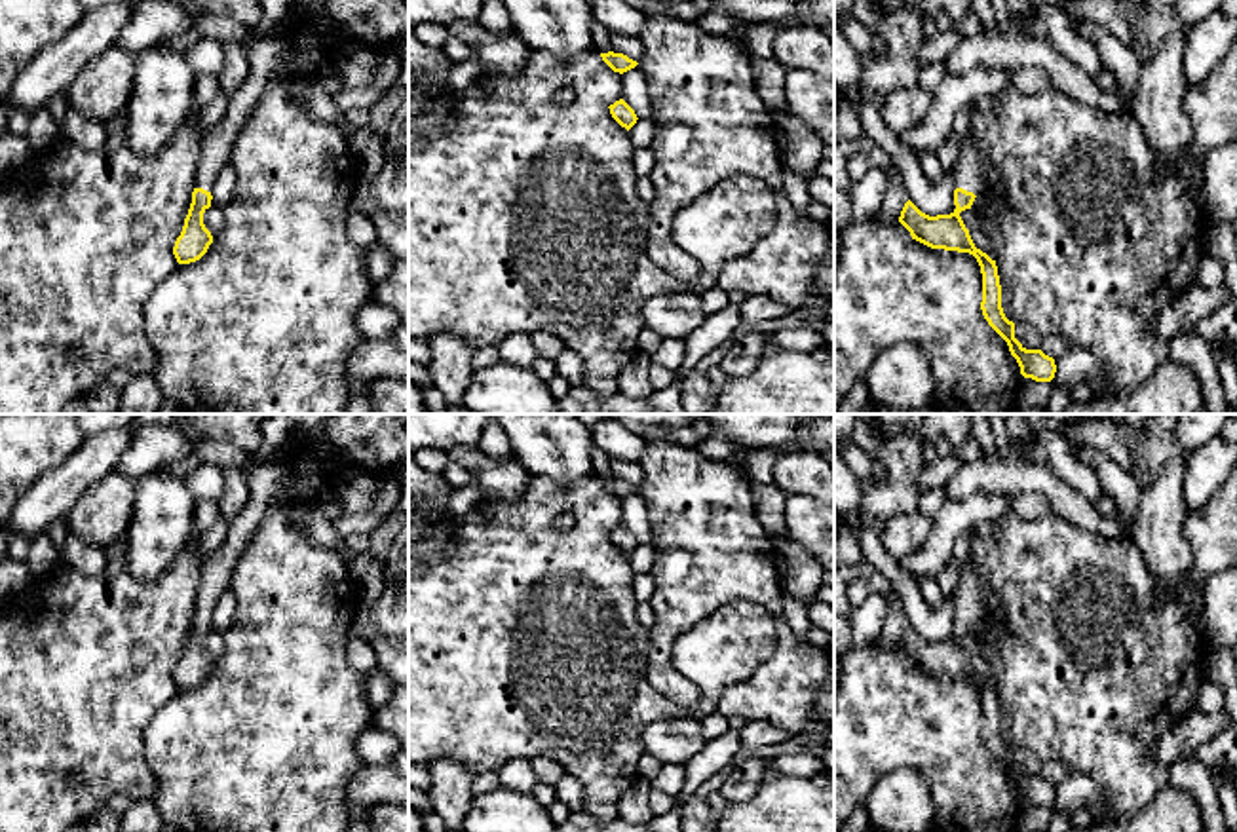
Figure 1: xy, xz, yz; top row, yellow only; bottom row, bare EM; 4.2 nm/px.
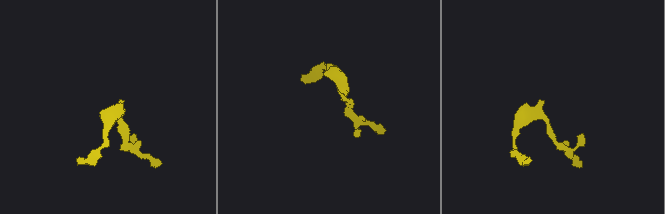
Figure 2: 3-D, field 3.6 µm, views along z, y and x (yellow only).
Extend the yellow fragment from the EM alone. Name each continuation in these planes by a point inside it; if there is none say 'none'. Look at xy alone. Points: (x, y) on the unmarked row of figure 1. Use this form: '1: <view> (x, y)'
1: xy (266, 481)

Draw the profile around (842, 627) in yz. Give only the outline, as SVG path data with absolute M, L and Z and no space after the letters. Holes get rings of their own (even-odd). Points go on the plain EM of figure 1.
M834 614L834 653L844 653L851 642L851 623Z

